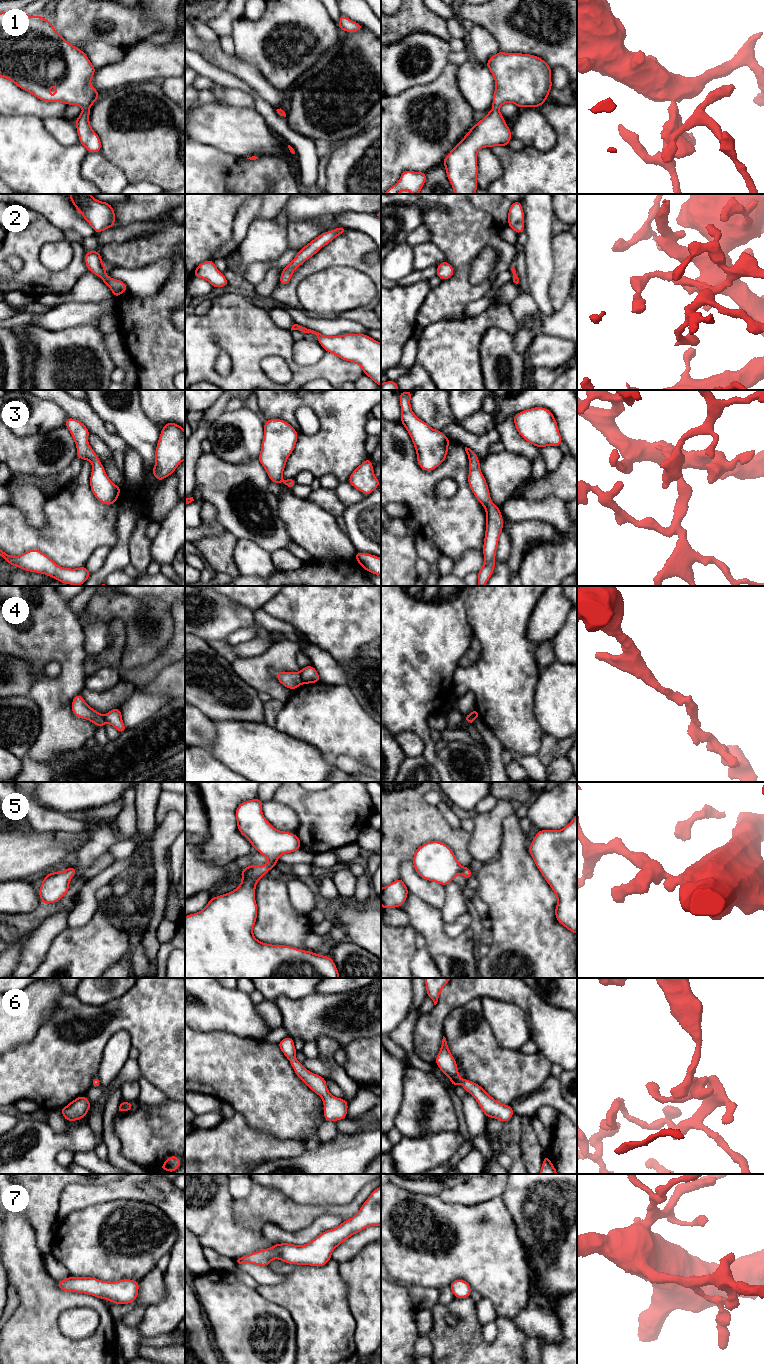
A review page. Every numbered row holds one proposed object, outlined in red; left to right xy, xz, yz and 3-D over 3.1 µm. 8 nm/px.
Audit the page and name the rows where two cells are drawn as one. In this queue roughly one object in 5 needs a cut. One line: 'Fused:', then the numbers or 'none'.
Fused: 4

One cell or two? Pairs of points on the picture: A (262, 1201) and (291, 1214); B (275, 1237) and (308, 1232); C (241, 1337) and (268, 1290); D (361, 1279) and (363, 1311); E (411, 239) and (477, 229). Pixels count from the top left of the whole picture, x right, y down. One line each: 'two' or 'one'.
A: one
B: one
C: two
D: one
E: two

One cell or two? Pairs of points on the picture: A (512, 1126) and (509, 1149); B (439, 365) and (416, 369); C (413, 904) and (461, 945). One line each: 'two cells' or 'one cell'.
A: one cell
B: two cells
C: one cell

